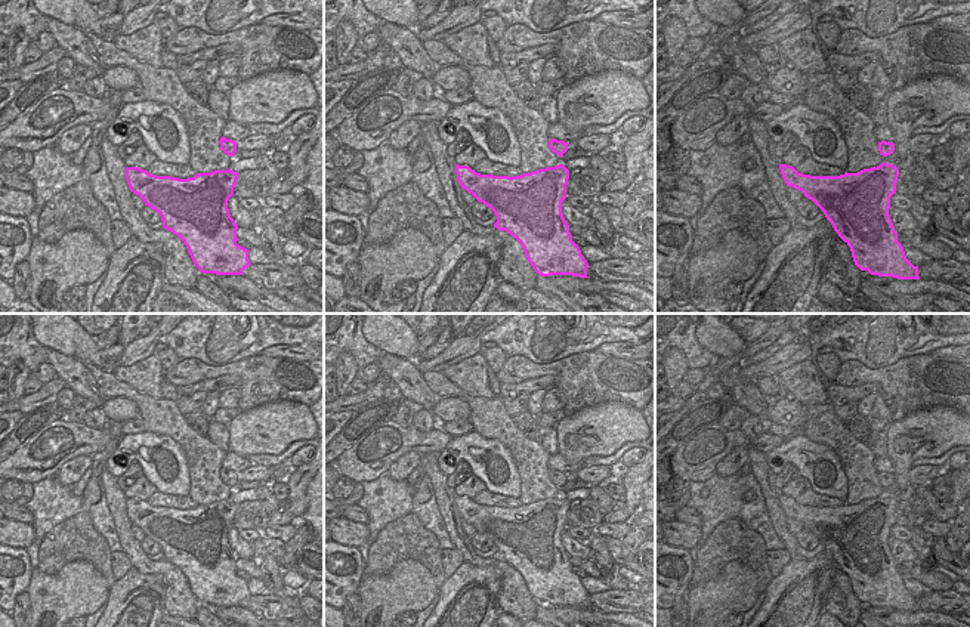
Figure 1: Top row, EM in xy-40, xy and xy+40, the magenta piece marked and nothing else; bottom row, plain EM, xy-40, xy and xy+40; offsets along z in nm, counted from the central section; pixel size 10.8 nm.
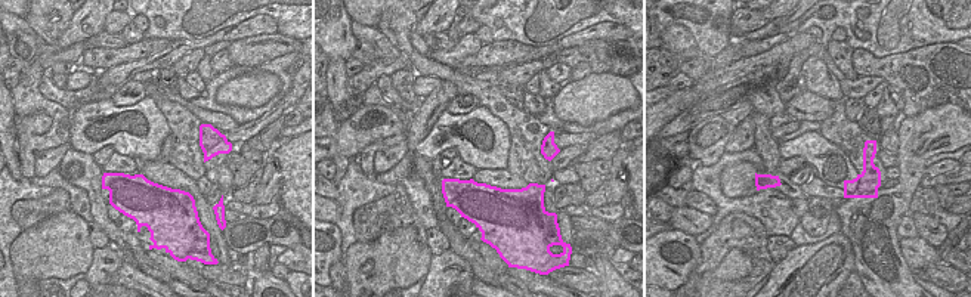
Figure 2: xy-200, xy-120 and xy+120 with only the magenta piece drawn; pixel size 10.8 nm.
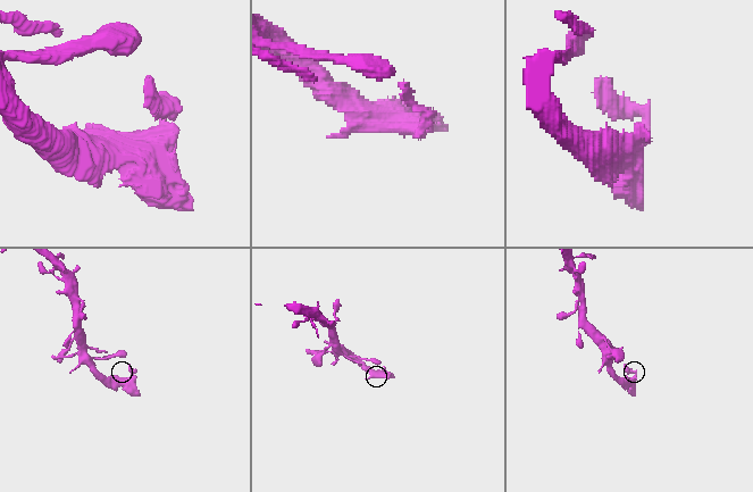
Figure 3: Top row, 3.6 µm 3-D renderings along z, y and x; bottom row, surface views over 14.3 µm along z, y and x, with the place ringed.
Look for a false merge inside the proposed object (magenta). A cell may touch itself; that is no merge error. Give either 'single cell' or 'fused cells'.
fused cells

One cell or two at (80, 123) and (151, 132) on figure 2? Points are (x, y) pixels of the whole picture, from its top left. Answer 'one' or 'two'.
one

